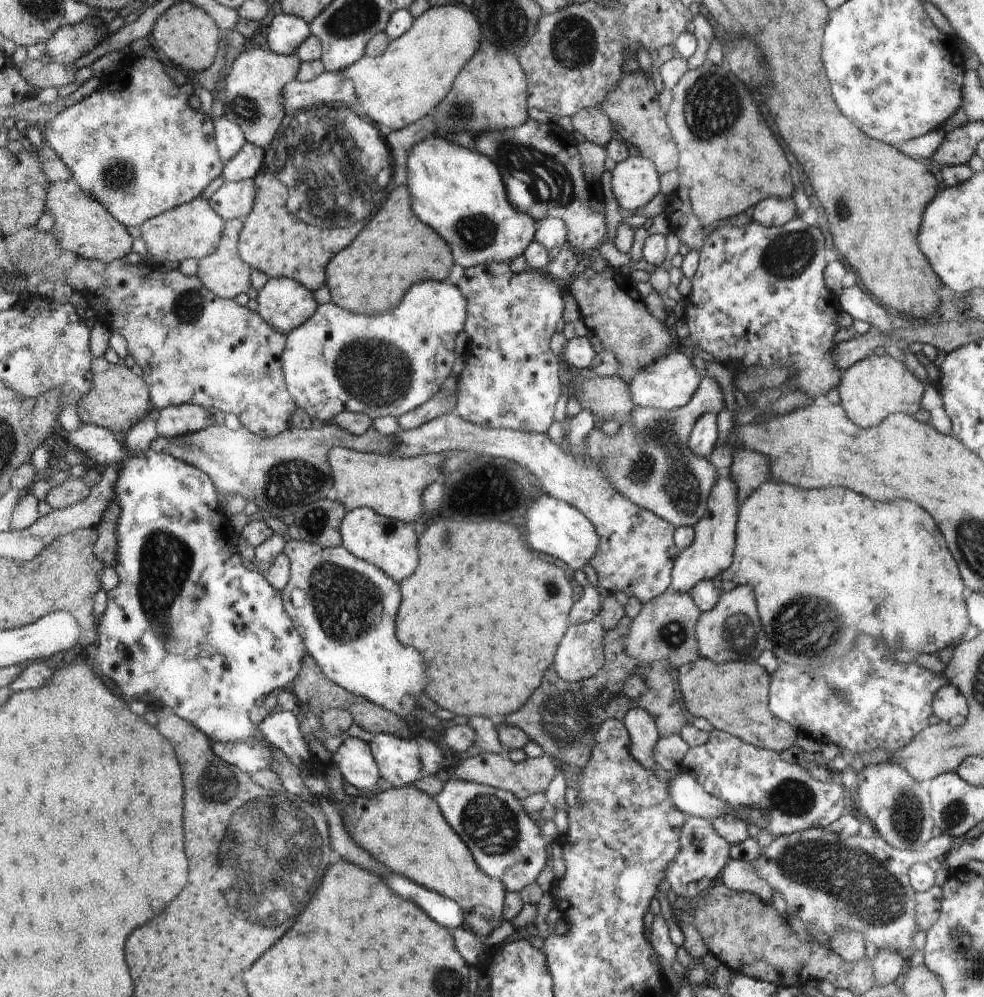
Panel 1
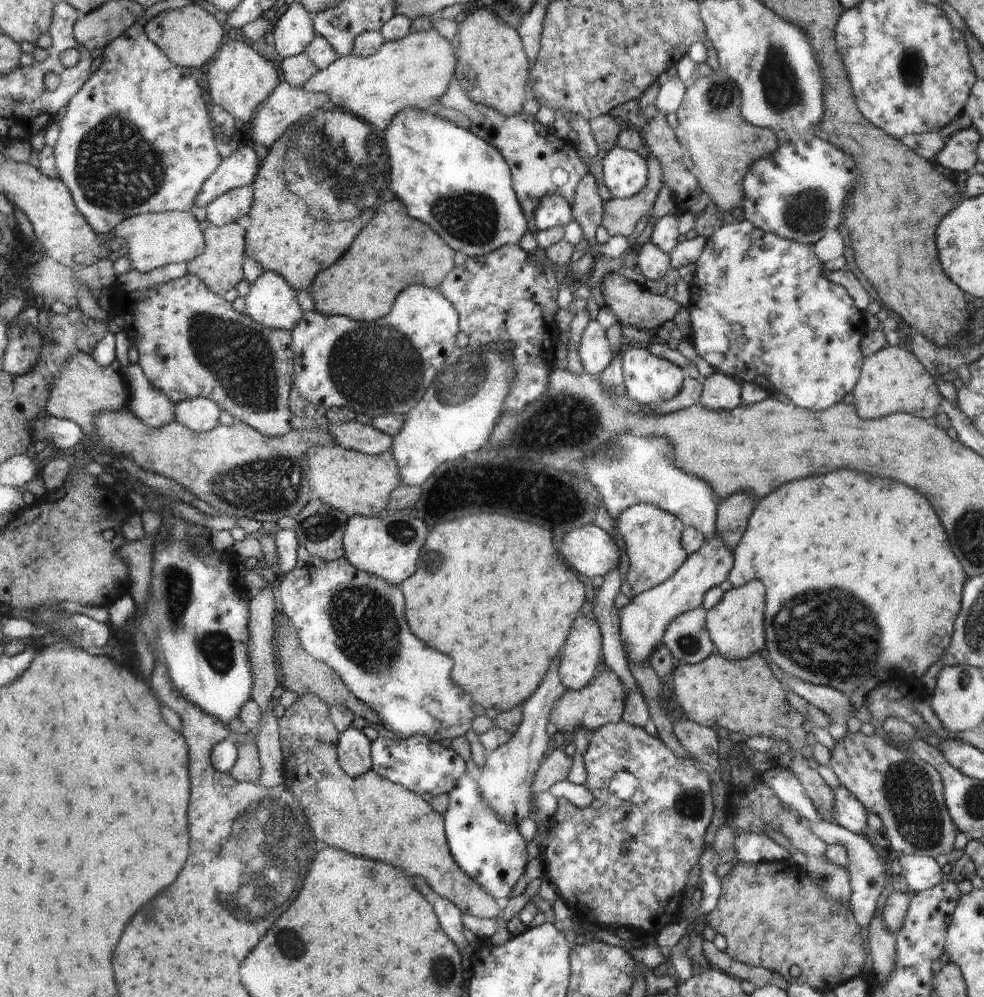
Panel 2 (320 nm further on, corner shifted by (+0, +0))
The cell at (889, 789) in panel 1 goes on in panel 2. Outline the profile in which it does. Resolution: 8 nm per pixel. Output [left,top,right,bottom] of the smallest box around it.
[828,731,958,858]

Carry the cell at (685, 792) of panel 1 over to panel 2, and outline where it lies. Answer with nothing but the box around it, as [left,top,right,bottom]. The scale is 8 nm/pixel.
[809,821,894,928]

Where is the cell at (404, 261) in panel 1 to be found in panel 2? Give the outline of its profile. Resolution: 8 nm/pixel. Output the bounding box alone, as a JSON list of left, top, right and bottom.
[308,199,454,321]

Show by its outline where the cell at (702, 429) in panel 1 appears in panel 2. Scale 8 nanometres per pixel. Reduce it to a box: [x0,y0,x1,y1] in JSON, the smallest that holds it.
[700,373,742,410]

